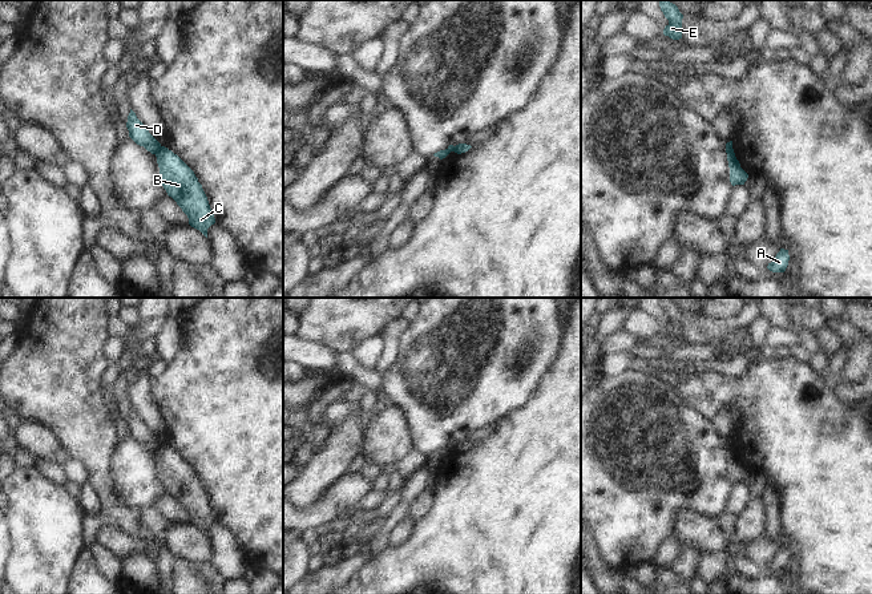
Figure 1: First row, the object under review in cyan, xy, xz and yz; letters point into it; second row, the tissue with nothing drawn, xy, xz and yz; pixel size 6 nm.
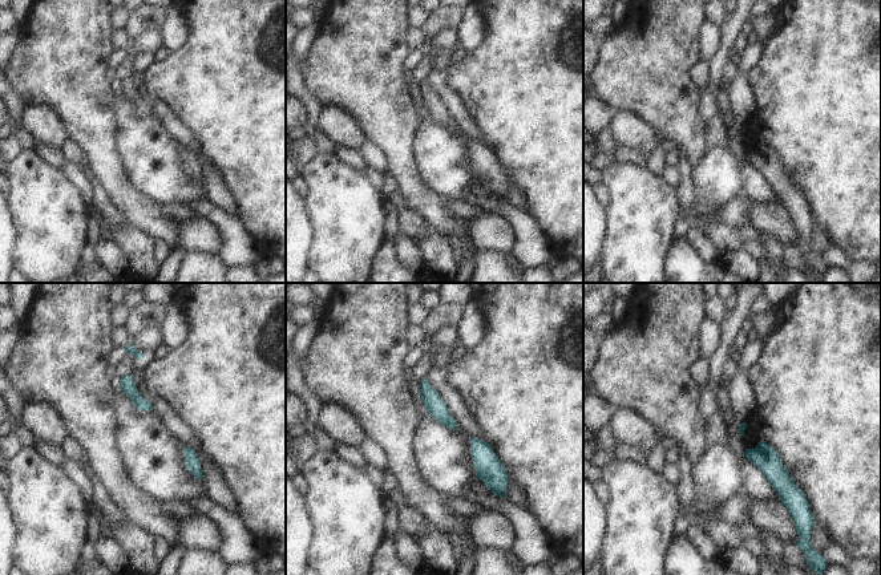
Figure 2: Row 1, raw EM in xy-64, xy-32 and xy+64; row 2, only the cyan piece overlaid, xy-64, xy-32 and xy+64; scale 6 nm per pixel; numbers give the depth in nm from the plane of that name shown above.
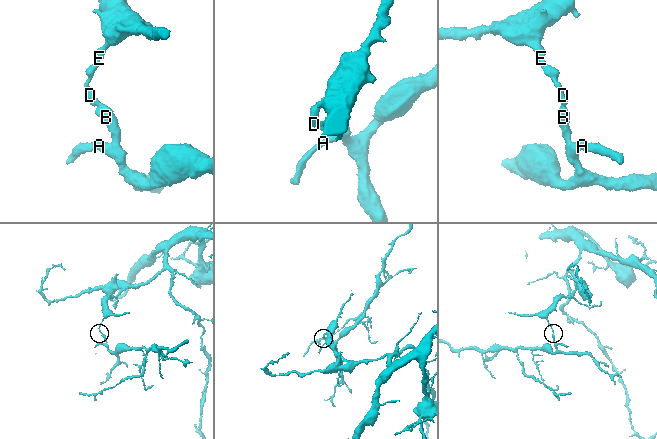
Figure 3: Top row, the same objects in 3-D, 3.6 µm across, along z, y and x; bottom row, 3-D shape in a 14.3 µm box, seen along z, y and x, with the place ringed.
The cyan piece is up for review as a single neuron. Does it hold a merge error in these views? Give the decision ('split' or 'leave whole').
split

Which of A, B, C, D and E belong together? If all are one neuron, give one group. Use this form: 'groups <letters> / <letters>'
groups A B C / D E

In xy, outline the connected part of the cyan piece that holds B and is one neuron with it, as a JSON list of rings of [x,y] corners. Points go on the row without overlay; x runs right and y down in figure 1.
[[[161,444],[157,450],[160,478],[189,516],[189,522],[207,536],[207,526],[215,521],[207,494],[194,469],[171,448]]]

